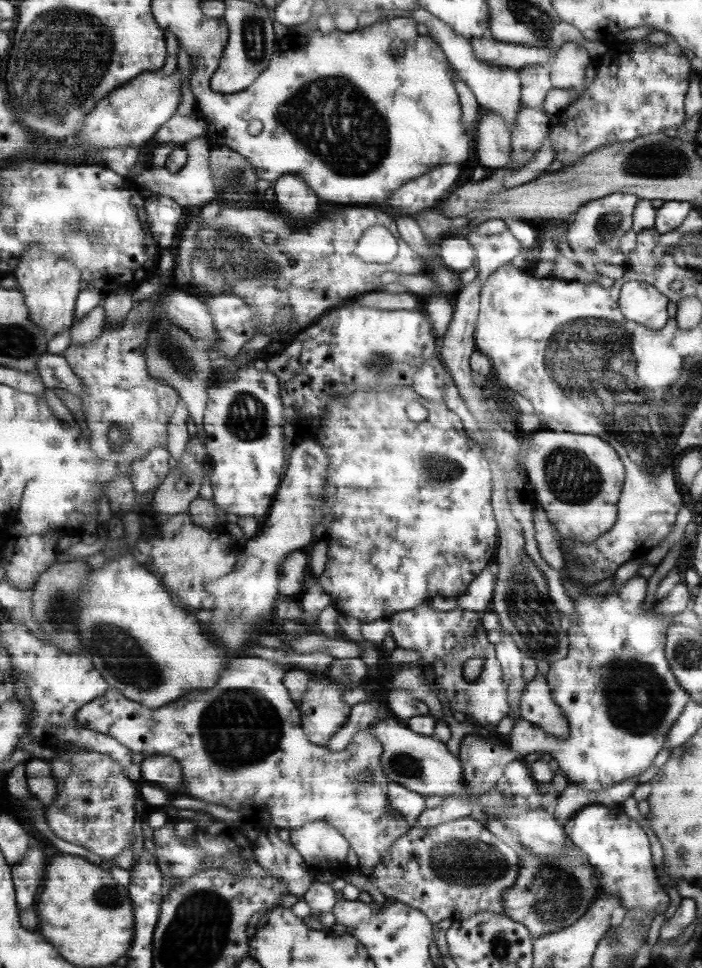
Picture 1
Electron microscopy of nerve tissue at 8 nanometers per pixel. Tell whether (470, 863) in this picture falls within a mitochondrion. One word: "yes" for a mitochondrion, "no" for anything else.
yes

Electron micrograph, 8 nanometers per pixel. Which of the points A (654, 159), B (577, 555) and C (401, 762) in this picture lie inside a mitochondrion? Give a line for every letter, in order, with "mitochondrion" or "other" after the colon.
A: mitochondrion
B: other
C: mitochondrion

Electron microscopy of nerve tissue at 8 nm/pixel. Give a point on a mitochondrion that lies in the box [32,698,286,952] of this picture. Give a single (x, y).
(109, 897)

